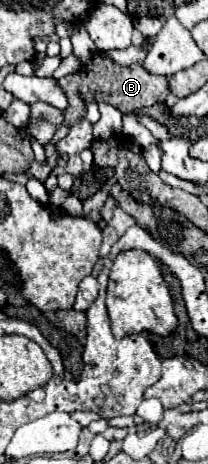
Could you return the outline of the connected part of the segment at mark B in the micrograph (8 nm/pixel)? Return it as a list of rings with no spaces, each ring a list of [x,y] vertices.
[[[100,53],[94,55],[94,59],[90,63],[82,65],[80,71],[62,77],[60,85],[68,95],[69,106],[64,111],[62,127],[54,135],[56,141],[64,139],[70,133],[70,127],[85,117],[86,101],[104,101],[104,103],[114,105],[116,109],[120,109],[124,113],[132,113],[132,111],[138,111],[142,107],[152,107],[154,103],[164,103],[166,97],[170,95],[166,77],[152,75],[138,63],[130,65],[130,67],[120,67],[112,59],[102,57]]]

